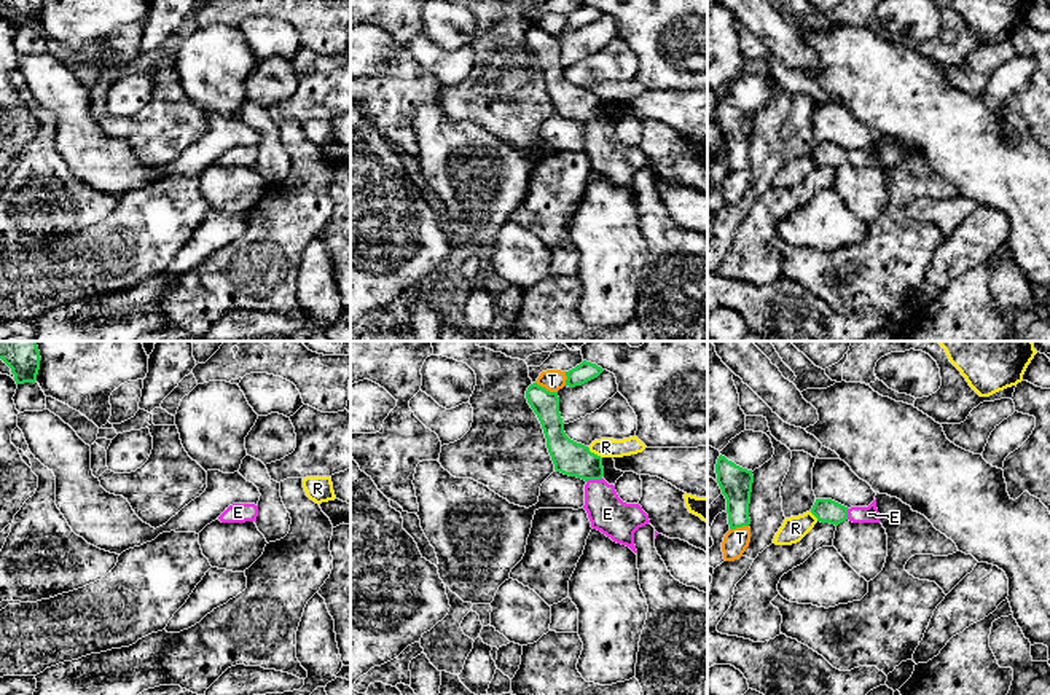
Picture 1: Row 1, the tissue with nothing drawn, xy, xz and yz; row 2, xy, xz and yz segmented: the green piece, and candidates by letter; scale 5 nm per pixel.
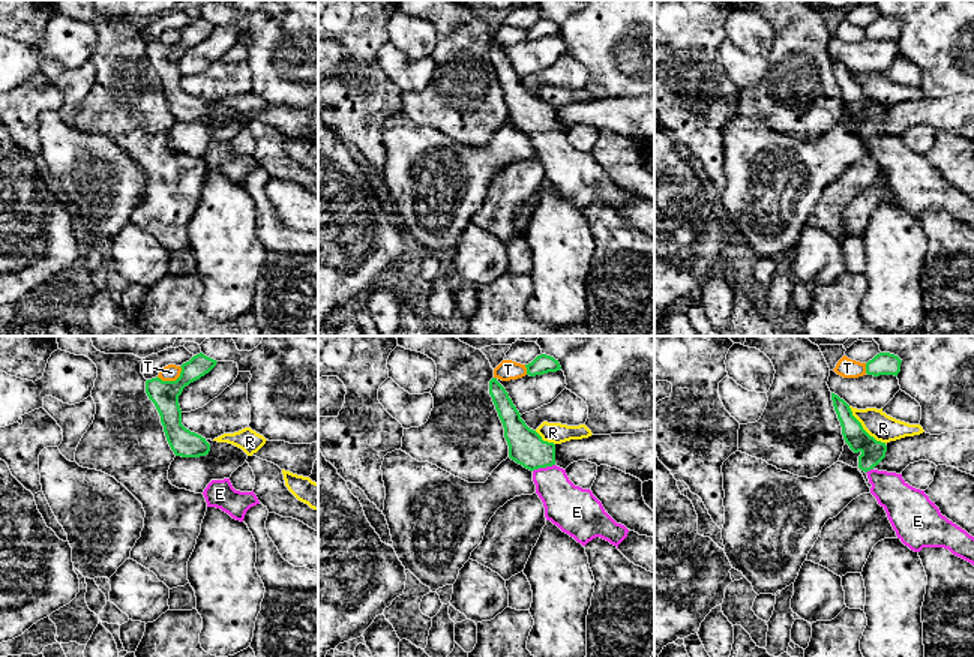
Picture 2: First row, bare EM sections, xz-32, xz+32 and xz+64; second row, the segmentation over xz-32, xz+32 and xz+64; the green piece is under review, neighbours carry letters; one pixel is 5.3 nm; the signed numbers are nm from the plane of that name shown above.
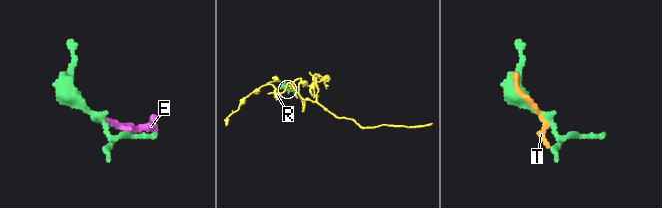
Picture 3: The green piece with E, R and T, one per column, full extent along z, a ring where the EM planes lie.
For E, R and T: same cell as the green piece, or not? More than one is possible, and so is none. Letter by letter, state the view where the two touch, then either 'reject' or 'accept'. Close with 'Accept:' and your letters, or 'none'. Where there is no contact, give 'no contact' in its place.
E: xz | accept
R: xz | reject
T: xz | reject
Accept: E

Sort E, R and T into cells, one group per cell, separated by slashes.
E / R / T

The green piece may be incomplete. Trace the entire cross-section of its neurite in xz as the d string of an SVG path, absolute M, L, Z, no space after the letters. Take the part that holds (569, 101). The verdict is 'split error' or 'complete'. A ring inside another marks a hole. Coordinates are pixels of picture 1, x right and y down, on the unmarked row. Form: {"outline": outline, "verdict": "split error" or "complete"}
{"outline": "M534 26L527 30L526 41L542 67L554 113L586 124L583 151L591 171L637 196L634 175L650 166L648 158L639 147L623 145L615 129L602 121L601 99L566 78L558 35Z", "verdict": "split error"}

